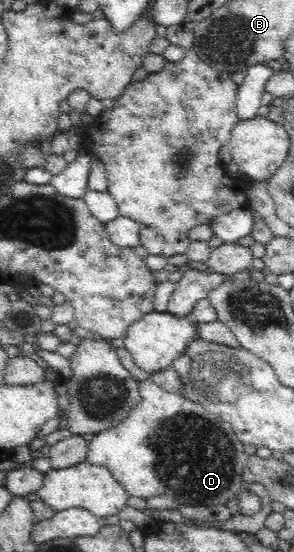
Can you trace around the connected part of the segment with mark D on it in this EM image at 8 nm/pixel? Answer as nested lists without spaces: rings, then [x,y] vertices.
[[[150,380],[139,381],[139,389],[141,400],[128,412],[128,416],[118,424],[96,433],[87,443],[87,461],[90,464],[106,467],[128,496],[145,500],[153,496],[165,496],[178,505],[212,508],[226,505],[244,490],[240,484],[249,455],[231,424],[217,418],[201,404],[178,393],[168,392]]]

